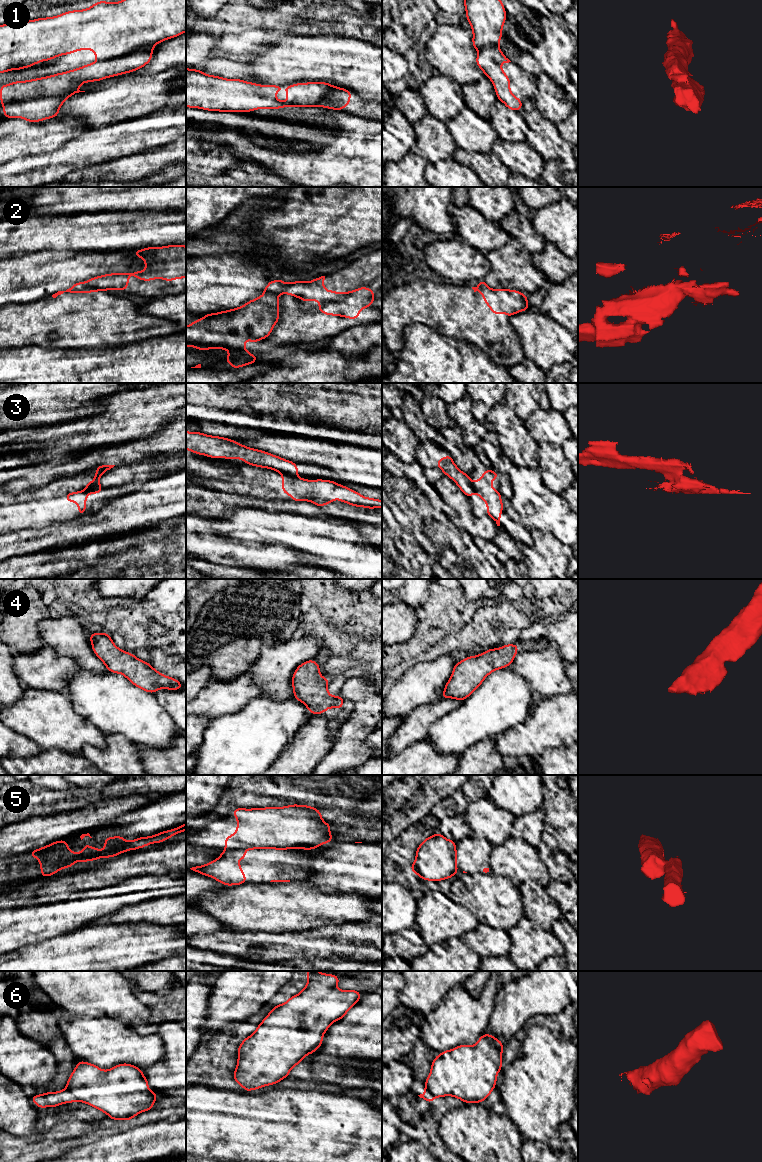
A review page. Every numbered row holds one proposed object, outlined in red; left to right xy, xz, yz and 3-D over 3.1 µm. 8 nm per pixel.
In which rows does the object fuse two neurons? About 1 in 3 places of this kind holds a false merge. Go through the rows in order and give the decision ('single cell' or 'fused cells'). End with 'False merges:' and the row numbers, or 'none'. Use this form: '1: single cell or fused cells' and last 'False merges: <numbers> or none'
1: fused cells
2: fused cells
3: fused cells
4: single cell
5: fused cells
6: single cell
False merges: 1, 2, 3, 5

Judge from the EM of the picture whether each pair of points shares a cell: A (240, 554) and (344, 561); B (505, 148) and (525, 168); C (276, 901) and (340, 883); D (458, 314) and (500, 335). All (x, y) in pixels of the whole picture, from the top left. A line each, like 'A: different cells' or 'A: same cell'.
A: different cells
B: same cell
C: different cells
D: same cell

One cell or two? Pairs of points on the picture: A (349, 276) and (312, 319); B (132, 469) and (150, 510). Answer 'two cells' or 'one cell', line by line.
A: one cell
B: two cells

